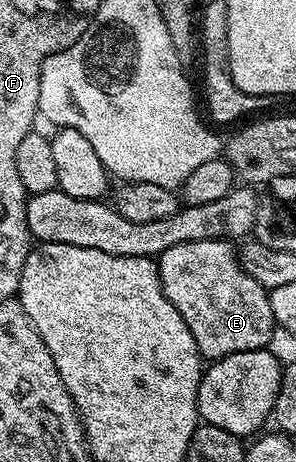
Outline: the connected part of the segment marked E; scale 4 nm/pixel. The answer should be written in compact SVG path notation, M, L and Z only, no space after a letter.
M229 239L180 242L156 260L168 302L180 310L180 318L192 330L198 353L210 362L228 354L266 348L276 333L269 291L245 271L239 253L230 244Z

